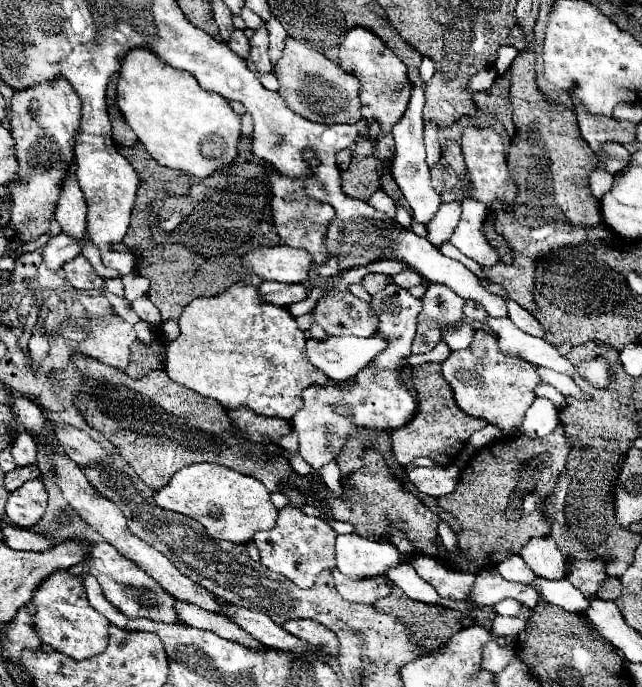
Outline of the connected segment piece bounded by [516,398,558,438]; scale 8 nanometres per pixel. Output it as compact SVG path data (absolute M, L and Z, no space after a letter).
M538 398L532 408L528 408L528 414L524 422L516 428L516 434L524 434L530 438L542 438L548 436L558 424L558 414L546 414L546 400Z

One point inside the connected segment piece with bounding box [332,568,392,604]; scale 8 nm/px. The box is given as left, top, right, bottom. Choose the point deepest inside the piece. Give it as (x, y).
(368, 590)

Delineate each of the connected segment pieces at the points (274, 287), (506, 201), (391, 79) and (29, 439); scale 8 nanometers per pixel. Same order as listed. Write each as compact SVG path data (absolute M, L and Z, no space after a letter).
M262 282L256 290L264 302L278 306L290 306L294 302L304 300L308 294L306 284L282 284L282 282Z
M468 126L462 134L462 152L468 166L468 184L454 188L454 194L458 194L458 202L474 198L476 202L484 202L486 206L500 202L504 208L510 210L518 194L518 184L512 178L500 134L492 126Z
M354 26L346 32L346 38L340 46L338 54L338 66L346 70L348 74L354 74L360 82L360 104L362 104L362 118L374 120L380 126L380 136L374 138L374 156L378 160L390 160L394 156L394 138L390 136L390 130L394 124L402 118L408 106L408 98L412 92L412 84L408 80L408 68L406 64L394 54L394 50L374 32Z
M22 430L16 438L16 442L12 444L12 456L14 456L14 462L16 466L32 466L36 464L36 442L34 442L34 436L26 430Z

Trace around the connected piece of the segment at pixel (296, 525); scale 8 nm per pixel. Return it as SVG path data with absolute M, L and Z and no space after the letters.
M292 506L280 508L276 526L268 532L258 532L254 536L254 542L260 548L260 556L262 556L260 562L266 568L286 576L300 588L310 588L322 570L330 570L336 566L336 556L334 556L336 532L334 532L334 528L324 518L306 516L302 510L292 508Z

